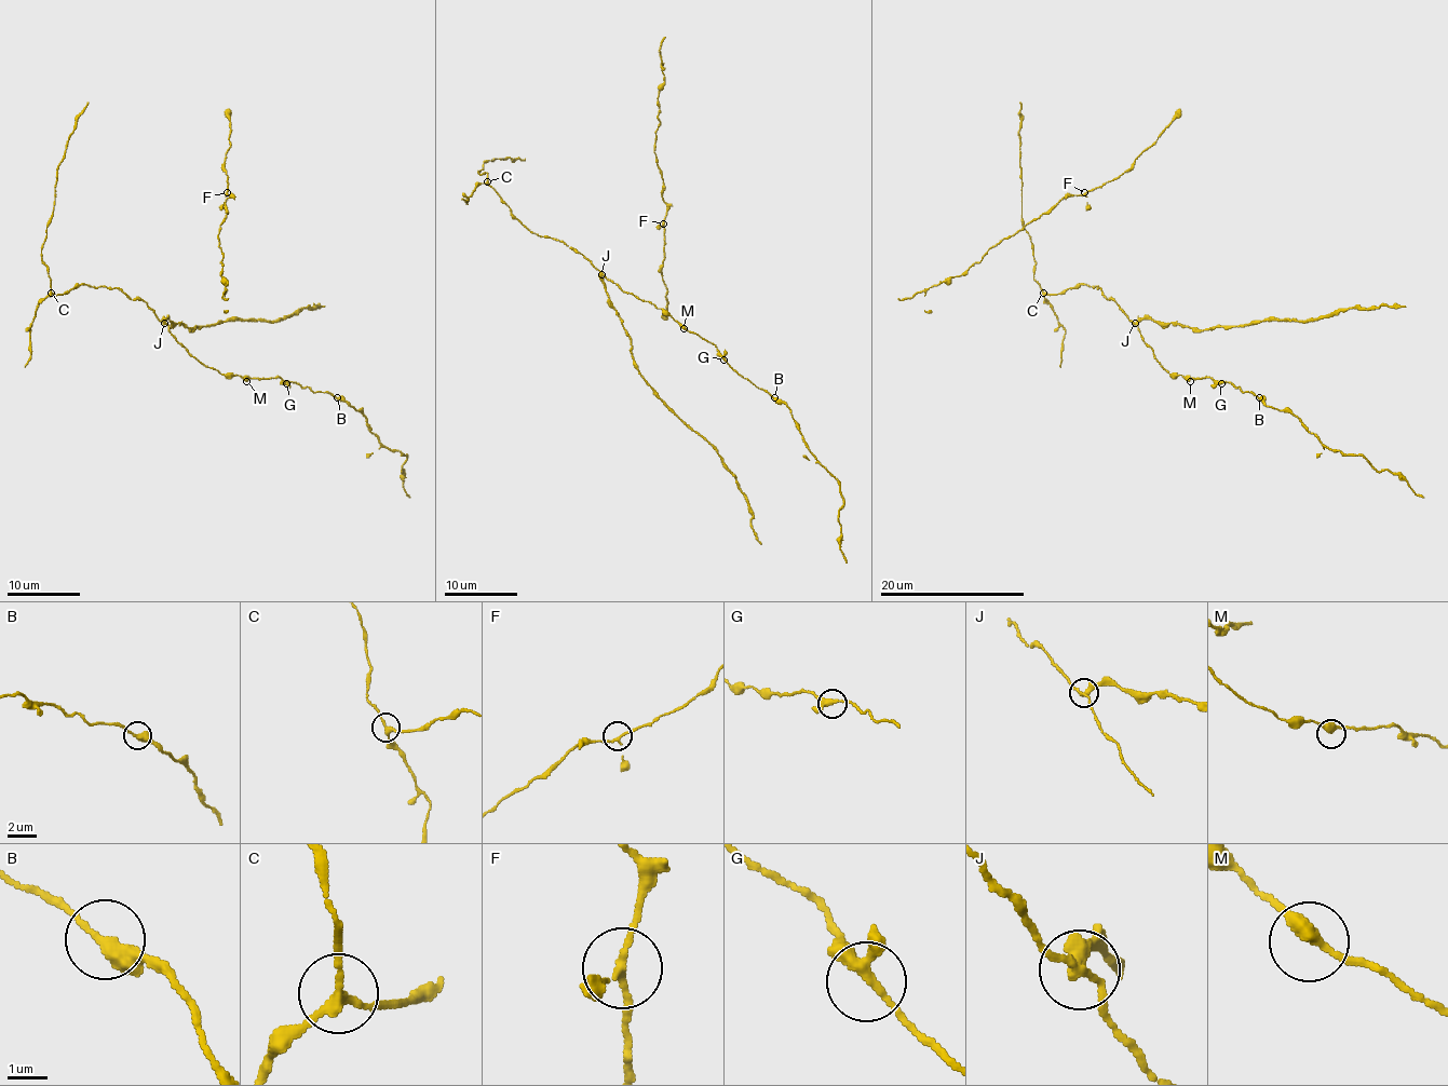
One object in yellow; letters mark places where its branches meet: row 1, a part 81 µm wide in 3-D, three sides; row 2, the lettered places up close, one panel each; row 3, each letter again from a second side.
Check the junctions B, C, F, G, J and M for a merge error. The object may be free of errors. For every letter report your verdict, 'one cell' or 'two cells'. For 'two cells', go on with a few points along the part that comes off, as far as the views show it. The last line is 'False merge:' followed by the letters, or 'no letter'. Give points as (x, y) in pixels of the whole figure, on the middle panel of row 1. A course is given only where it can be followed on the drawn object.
B: one cell
C: one cell
F: one cell
G: one cell
J: two cells | (601, 274), (606, 293), (631, 340), (633, 365), (716, 450), (736, 479), (753, 516), (750, 528), (761, 545)
M: one cell
False merge: J

